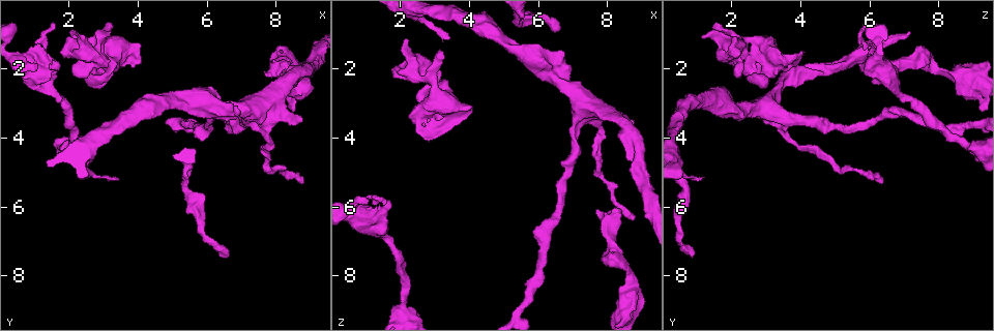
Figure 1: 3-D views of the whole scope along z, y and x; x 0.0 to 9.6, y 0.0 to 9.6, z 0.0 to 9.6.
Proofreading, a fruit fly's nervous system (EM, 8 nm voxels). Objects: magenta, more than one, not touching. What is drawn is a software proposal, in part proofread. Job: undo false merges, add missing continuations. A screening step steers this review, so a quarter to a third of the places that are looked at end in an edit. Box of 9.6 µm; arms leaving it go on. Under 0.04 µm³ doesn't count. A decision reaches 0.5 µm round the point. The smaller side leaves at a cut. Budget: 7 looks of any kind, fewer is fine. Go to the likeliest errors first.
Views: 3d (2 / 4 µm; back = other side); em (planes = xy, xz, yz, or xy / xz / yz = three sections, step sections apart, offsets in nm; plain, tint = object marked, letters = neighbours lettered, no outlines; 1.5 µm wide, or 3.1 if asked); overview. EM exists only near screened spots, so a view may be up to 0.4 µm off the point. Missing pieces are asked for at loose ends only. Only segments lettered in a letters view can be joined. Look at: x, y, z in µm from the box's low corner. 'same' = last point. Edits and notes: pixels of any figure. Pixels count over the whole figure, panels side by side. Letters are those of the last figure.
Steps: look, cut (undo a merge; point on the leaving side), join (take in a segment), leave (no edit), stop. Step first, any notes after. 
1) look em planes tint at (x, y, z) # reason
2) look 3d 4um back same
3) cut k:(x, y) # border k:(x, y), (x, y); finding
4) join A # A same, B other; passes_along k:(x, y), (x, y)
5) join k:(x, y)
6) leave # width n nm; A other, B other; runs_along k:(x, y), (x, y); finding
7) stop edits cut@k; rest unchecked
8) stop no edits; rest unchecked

look 3d 4um at (7.70, 2.20, 6.10) # free end

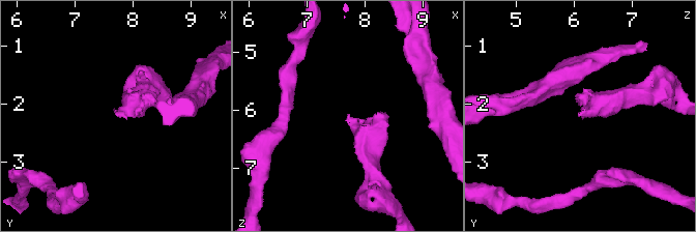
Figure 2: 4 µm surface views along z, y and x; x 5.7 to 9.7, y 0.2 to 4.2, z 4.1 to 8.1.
look em planes plain at (7.70, 2.20, 6.10)

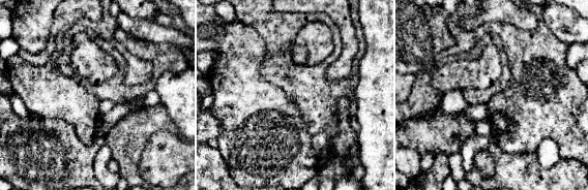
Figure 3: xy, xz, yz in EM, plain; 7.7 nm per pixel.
look em planes letters same

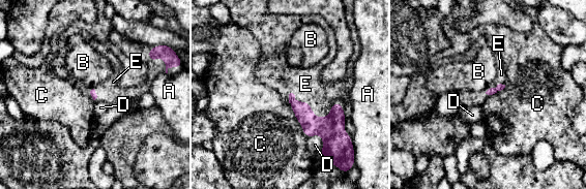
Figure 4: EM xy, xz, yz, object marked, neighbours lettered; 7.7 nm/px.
join E # A other, B other, C other, D other, E same; the neuron continues

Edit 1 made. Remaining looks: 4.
look 3d 2um at (2.15, 4.35, 9.20) # sudden change in width

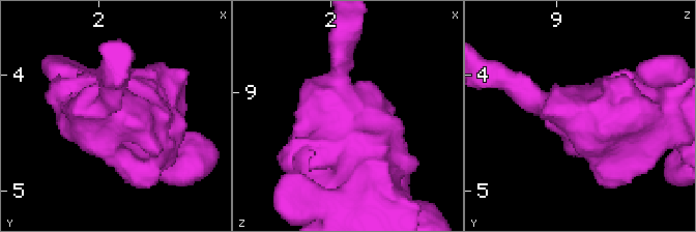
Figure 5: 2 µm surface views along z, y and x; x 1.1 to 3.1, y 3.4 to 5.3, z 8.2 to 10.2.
look em xy step 8 tint at (2.20, 4.38, 9.14) # shape alone is not enough

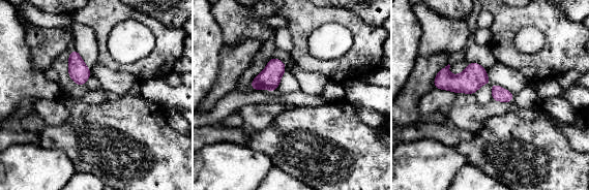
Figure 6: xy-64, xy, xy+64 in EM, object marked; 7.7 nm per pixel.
look em planes letters same

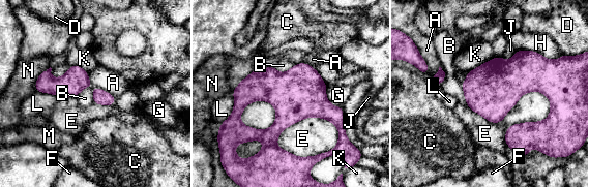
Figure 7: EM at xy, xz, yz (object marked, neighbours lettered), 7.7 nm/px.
leave # A other, B other, C other, D other, E other, F other, G other, H other, J other, K other, L other, M other, N other; runs_along 7:(37, 85), (90, 84), (112, 99); all the same neuron

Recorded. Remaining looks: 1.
stop edits join@4; rest unchecked

